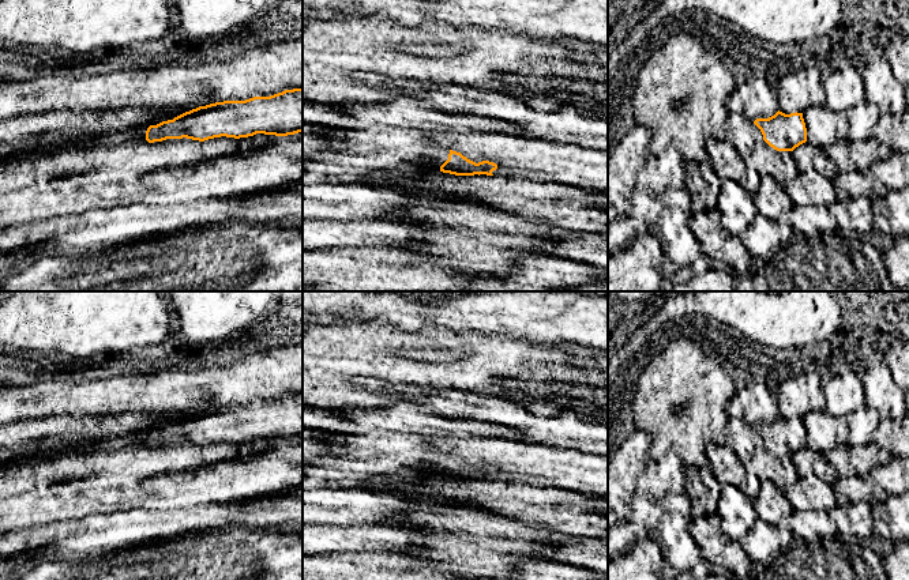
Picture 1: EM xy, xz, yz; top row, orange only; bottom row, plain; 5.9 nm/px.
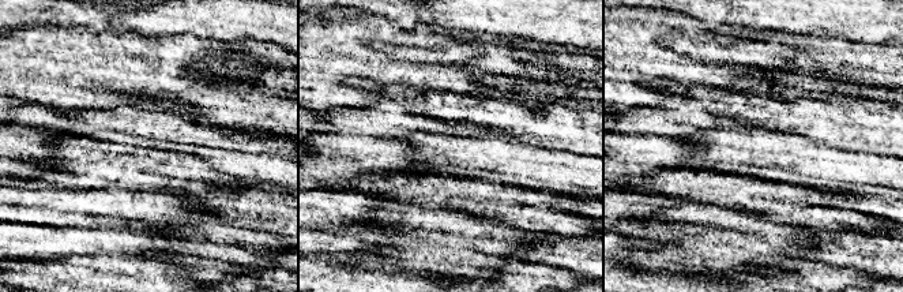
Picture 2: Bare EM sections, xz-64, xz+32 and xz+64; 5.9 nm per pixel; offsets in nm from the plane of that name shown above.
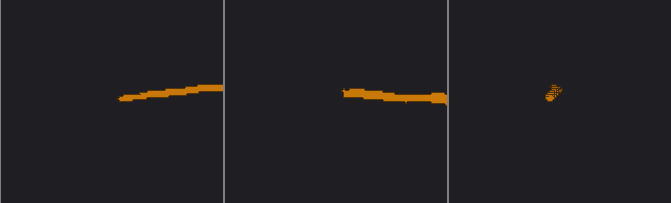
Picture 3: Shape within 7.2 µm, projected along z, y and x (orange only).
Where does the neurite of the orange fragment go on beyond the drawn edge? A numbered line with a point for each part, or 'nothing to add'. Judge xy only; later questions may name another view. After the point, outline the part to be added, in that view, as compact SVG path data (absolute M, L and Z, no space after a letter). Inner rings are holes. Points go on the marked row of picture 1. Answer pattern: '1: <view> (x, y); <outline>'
1: xy (139, 134); M146 127L136 128L132 132L132 138L135 142L144 142L146 140Z

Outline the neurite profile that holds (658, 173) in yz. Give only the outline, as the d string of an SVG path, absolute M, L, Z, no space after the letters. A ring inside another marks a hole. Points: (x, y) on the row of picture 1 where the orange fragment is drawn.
M669 143L660 155L647 155L636 173L636 189L660 196L669 188L684 188L684 159Z

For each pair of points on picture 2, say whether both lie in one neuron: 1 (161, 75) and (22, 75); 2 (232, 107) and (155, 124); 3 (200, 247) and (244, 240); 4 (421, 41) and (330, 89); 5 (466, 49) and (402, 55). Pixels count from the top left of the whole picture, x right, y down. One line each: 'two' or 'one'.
1: one
2: two
3: one
4: one
5: one

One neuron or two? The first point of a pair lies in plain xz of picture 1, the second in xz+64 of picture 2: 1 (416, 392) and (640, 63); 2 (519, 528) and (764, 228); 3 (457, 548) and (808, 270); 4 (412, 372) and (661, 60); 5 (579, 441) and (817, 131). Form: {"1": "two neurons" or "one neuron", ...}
{"1": "two neurons", "2": "one neuron", "3": "two neurons", "4": "one neuron", "5": "one neuron"}

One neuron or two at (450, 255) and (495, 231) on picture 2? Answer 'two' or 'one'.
one

